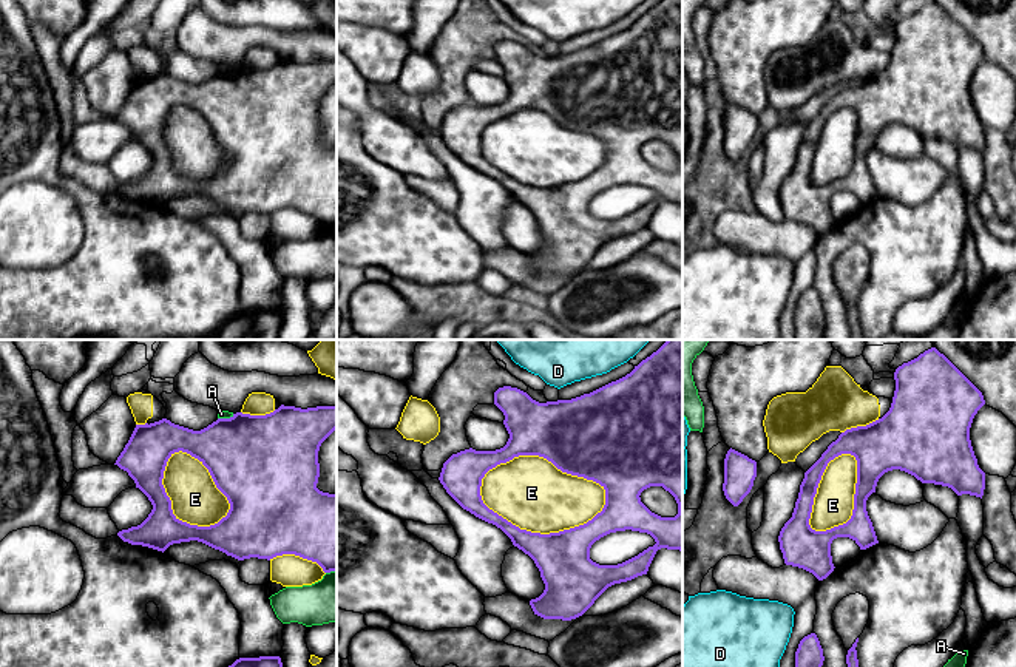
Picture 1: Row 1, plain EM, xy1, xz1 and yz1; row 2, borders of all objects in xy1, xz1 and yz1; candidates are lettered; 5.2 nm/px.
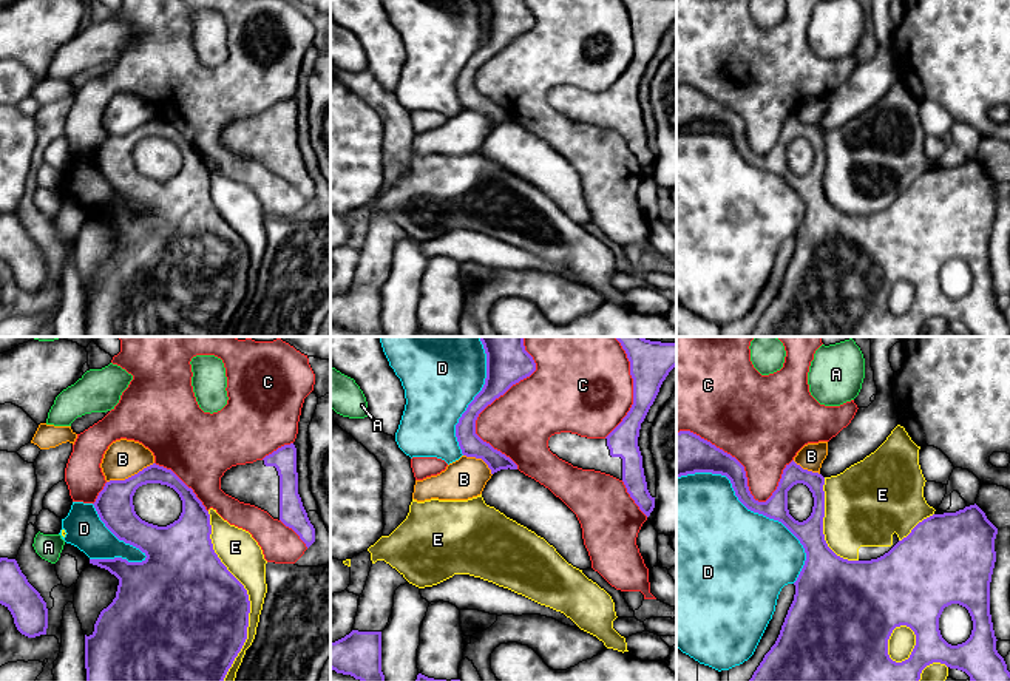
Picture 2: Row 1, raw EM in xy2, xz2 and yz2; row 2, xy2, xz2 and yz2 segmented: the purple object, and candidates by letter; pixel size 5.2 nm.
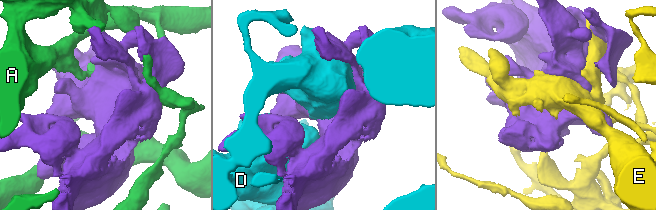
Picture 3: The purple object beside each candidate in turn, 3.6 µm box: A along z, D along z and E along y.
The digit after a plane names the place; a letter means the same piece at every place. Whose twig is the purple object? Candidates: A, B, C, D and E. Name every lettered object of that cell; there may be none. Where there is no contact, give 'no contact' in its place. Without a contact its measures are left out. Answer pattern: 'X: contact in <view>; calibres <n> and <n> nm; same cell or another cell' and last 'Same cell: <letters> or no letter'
A: contact in xy1; calibres 460 and 50 nm; another cell
B: contact in xy2; calibres 190 and 200 nm; another cell
C: contact in yz2; calibres 170 and 400 nm; another cell
D: contact in yz2; calibres 120 and 480 nm; another cell
E: contact in xz1; calibres 280 and 380 nm; another cell
Same cell: no letter

